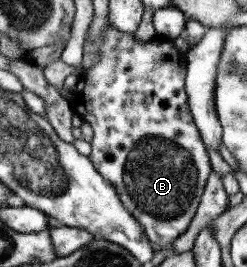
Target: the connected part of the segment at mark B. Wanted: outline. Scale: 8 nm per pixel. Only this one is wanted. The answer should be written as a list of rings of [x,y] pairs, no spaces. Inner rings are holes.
[[[108,23],[105,28],[105,33],[99,34],[93,41],[83,39],[82,54],[85,61],[89,54],[93,54],[95,56],[95,63],[91,63],[90,65],[87,63],[84,64],[78,75],[76,85],[69,92],[70,97],[68,101],[71,111],[79,116],[82,122],[89,123],[89,126],[92,128],[91,142],[89,142],[91,146],[90,153],[88,154],[89,160],[93,168],[115,188],[119,200],[123,203],[125,209],[129,210],[130,214],[137,219],[147,238],[159,246],[172,243],[189,226],[191,218],[195,214],[195,208],[199,204],[199,197],[201,196],[203,186],[205,186],[207,176],[212,170],[206,148],[203,141],[201,141],[199,131],[188,110],[187,94],[185,94],[184,88],[184,54],[180,53],[171,42],[167,42],[166,40],[151,39],[147,42],[137,41],[137,39],[133,39],[133,33],[118,31],[111,23]]]

